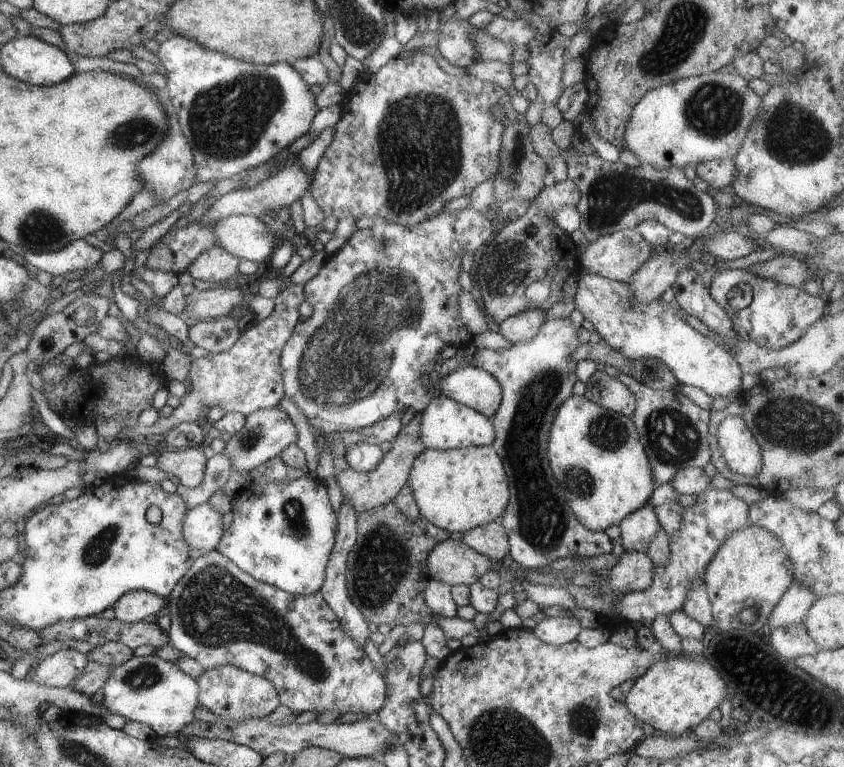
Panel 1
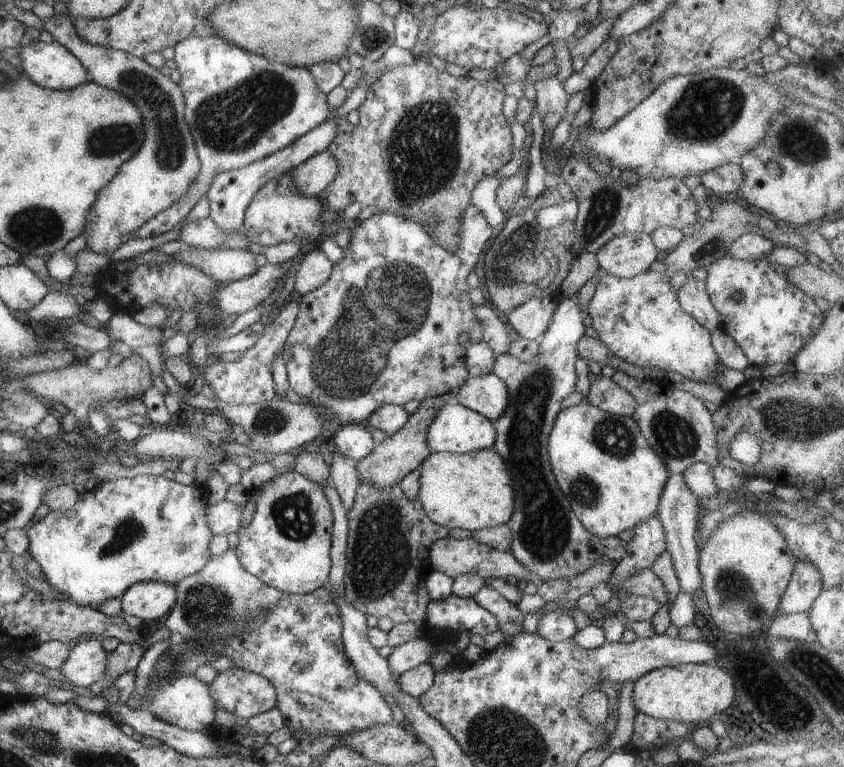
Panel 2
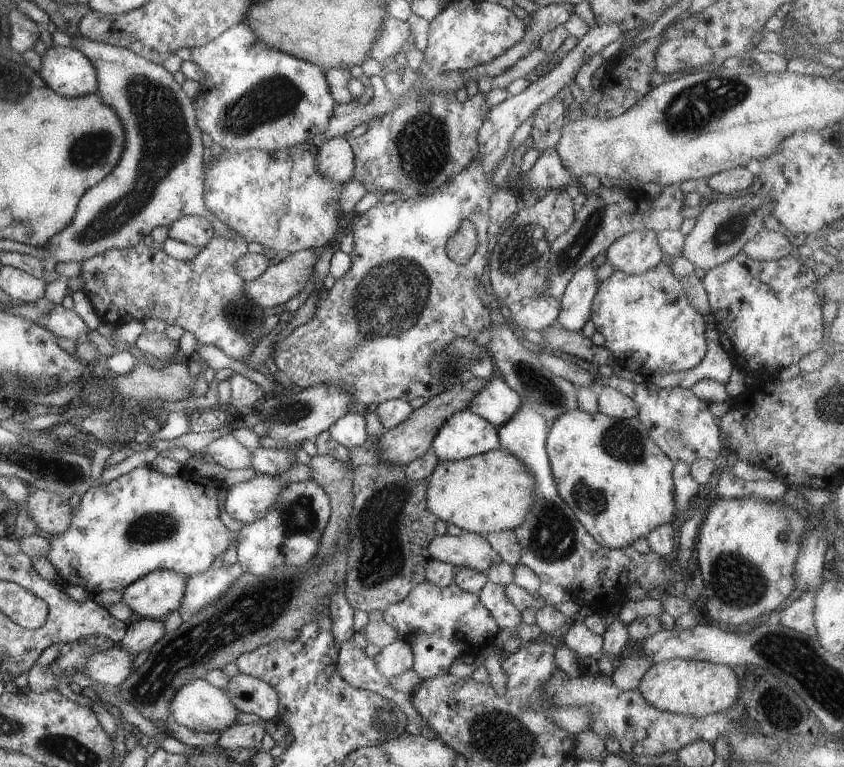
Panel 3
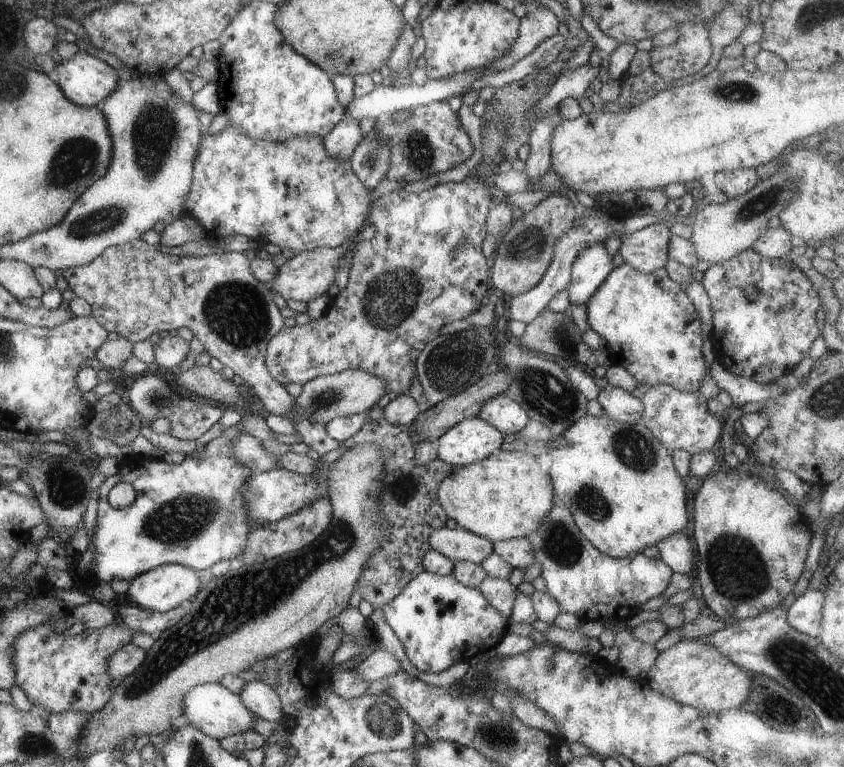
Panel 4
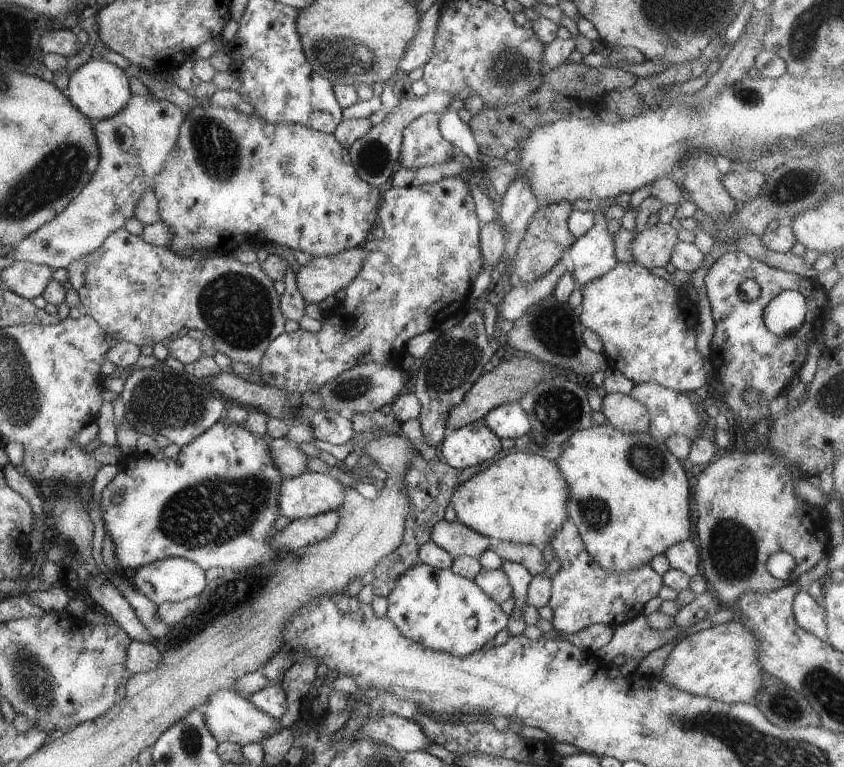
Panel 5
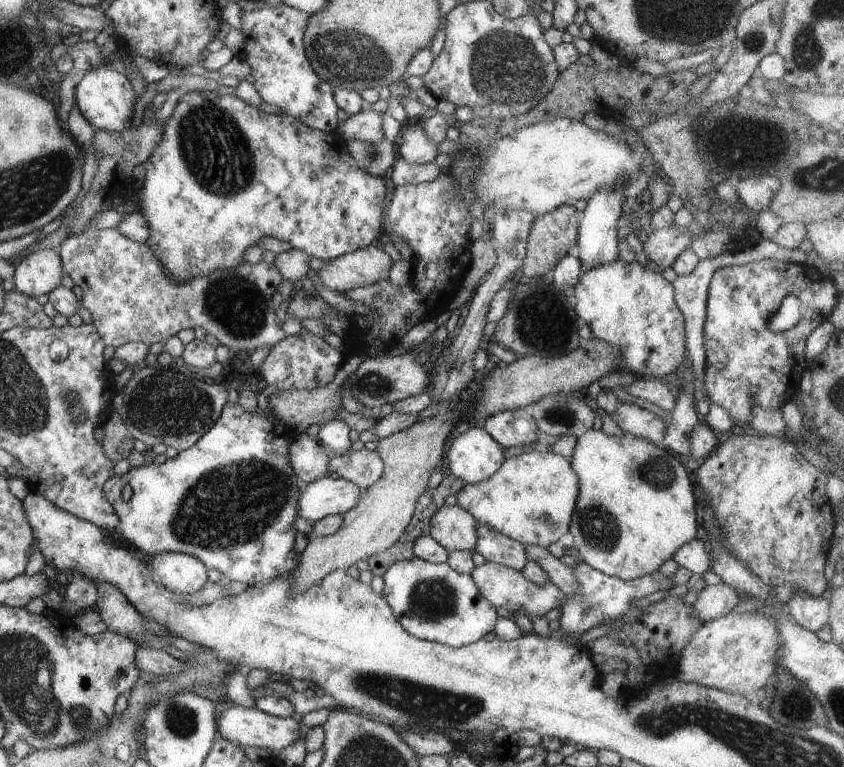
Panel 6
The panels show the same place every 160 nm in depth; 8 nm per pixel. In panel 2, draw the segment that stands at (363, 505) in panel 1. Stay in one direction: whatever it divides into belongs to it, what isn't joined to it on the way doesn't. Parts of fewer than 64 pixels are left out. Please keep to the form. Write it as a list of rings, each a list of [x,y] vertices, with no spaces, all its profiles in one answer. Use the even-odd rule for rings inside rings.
[[[456,390],[423,400],[418,410],[408,417],[402,428],[399,428],[393,435],[388,435],[383,442],[376,444],[368,456],[358,461],[357,469],[361,481],[372,483],[375,487],[386,488],[399,483],[407,474],[418,469],[426,457],[432,453],[427,445],[428,427],[432,424],[442,405],[453,401],[455,394]]]

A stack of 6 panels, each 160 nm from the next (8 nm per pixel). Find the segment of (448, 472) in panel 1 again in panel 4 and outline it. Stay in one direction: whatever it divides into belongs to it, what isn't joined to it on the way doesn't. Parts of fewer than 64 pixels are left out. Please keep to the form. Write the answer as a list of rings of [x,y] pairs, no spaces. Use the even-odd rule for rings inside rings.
[[[501,449],[473,464],[454,467],[440,482],[436,496],[446,512],[447,519],[455,520],[458,527],[482,536],[492,543],[527,538],[538,530],[546,514],[552,510],[554,500],[550,478],[542,470],[537,456],[522,451],[503,452]]]

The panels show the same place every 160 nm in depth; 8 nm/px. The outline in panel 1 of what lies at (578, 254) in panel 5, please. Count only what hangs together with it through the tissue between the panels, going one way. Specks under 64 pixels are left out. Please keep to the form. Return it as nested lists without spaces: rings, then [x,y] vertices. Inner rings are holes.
[[[556,318],[556,320],[544,322],[533,340],[514,343],[508,349],[478,349],[472,358],[473,366],[494,376],[502,388],[501,404],[494,416],[490,418],[495,431],[491,446],[504,464],[510,494],[508,505],[499,523],[506,530],[510,558],[524,569],[543,568],[553,564],[559,558],[577,556],[589,558],[612,553],[613,540],[610,540],[604,531],[594,532],[578,522],[568,507],[548,462],[548,436],[556,410],[568,396],[572,396],[573,386],[577,382],[575,373],[577,362],[572,360],[572,352],[579,345],[578,329],[572,326],[569,318]]]

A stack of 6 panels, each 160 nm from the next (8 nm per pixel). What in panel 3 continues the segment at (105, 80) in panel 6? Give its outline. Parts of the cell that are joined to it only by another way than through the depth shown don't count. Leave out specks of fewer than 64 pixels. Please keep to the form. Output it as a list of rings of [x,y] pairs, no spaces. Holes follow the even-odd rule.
[[[55,45],[41,56],[42,80],[63,97],[83,97],[95,94],[98,88],[96,67],[74,47]]]

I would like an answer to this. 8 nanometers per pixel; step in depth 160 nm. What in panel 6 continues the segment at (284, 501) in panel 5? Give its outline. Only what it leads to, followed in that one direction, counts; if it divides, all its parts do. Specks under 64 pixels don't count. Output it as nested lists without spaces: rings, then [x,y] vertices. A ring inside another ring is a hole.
[[[322,477],[300,493],[299,516],[318,522],[328,515],[343,515],[358,504],[363,490],[342,477]]]

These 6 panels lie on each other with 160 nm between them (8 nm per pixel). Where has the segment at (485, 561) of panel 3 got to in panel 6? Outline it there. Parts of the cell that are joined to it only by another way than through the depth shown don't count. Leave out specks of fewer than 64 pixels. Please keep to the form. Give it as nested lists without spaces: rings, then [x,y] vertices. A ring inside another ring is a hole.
[[[458,503],[444,505],[431,518],[429,535],[448,552],[473,551],[477,541],[477,520]]]

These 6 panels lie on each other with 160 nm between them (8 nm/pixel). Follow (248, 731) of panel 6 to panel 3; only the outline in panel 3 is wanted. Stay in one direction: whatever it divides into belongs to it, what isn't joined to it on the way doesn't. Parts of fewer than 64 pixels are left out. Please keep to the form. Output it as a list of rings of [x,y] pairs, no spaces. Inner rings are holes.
[[[196,679],[180,688],[173,696],[169,709],[171,710],[171,718],[178,724],[196,732],[214,734],[220,734],[236,723],[239,712],[224,689],[212,686],[204,679]]]

